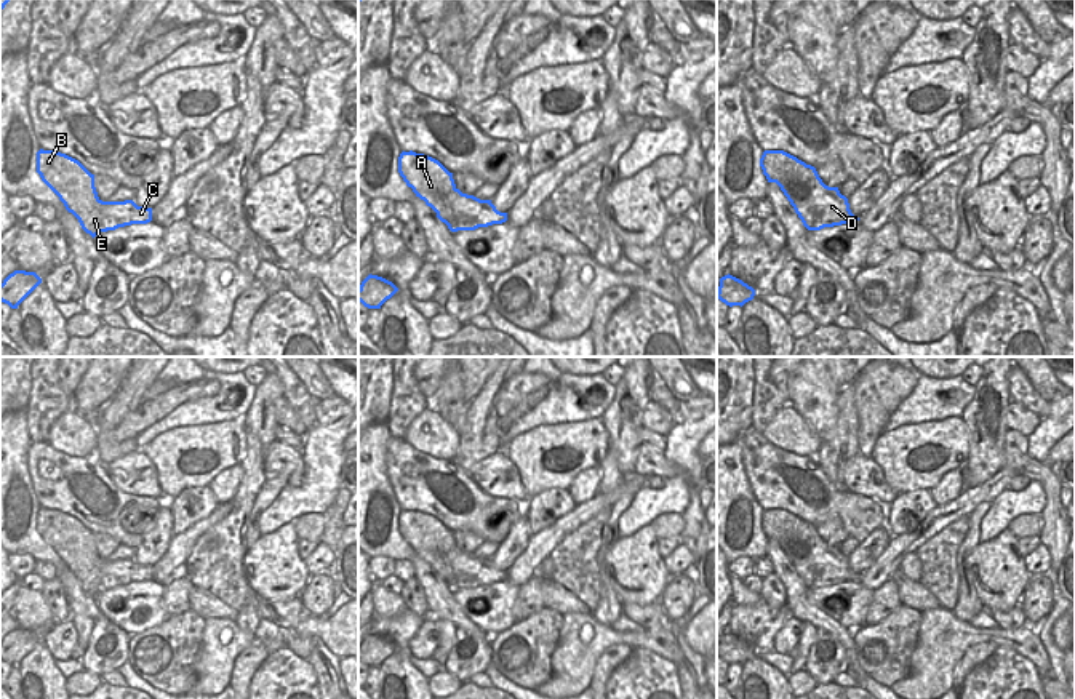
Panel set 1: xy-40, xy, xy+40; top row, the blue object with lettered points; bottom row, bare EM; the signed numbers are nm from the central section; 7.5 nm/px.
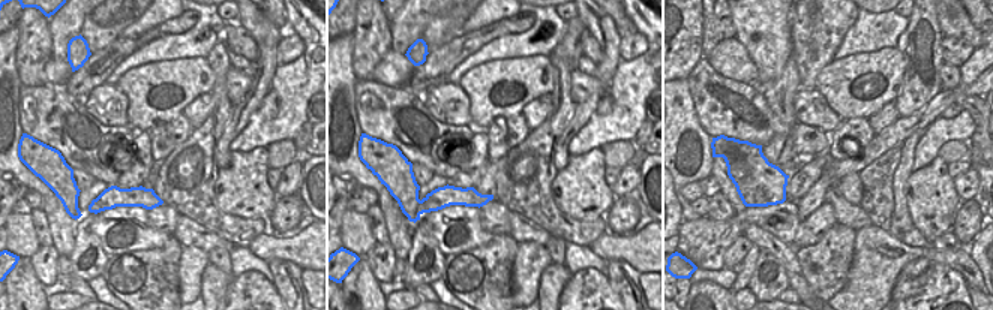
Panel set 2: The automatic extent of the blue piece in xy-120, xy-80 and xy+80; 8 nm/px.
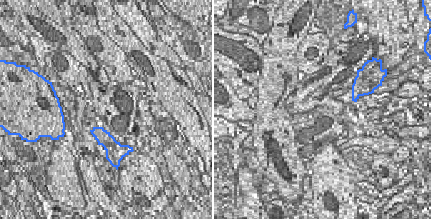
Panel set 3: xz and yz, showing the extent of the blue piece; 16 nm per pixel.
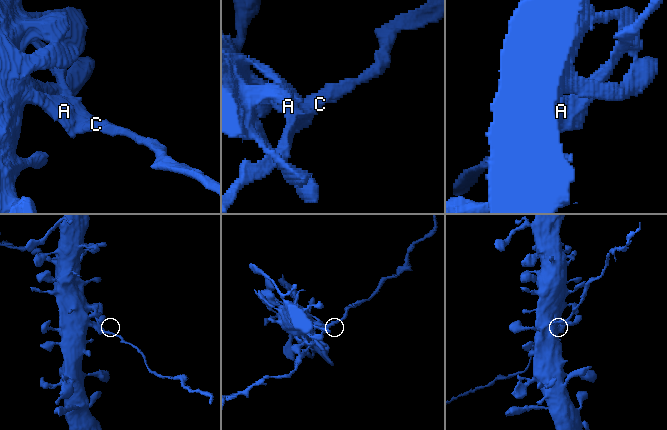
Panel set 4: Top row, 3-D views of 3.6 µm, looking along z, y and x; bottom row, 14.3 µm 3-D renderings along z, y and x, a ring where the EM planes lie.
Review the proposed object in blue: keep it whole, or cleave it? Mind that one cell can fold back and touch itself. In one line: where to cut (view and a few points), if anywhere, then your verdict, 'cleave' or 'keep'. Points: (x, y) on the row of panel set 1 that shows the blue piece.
xy+40 (808, 165), (802, 176), (803, 183), (799, 187), (795, 210) | cleave

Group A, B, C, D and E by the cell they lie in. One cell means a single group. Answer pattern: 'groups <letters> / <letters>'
groups A B / C D E

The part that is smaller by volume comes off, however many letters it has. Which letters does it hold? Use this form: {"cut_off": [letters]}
{"cut_off": ["C", "D", "E"]}

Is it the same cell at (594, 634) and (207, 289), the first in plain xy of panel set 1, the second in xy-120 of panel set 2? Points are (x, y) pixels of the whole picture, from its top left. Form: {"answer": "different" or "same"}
{"answer": "different"}

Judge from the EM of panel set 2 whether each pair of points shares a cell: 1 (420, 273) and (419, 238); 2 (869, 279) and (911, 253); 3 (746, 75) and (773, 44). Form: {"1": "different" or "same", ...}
{"1": "same", "2": "same", "3": "different"}

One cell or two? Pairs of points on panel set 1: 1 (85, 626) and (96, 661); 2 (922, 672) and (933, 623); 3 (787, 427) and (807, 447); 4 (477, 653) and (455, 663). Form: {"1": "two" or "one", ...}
{"1": "two", "2": "one", "3": "one", "4": "one"}

